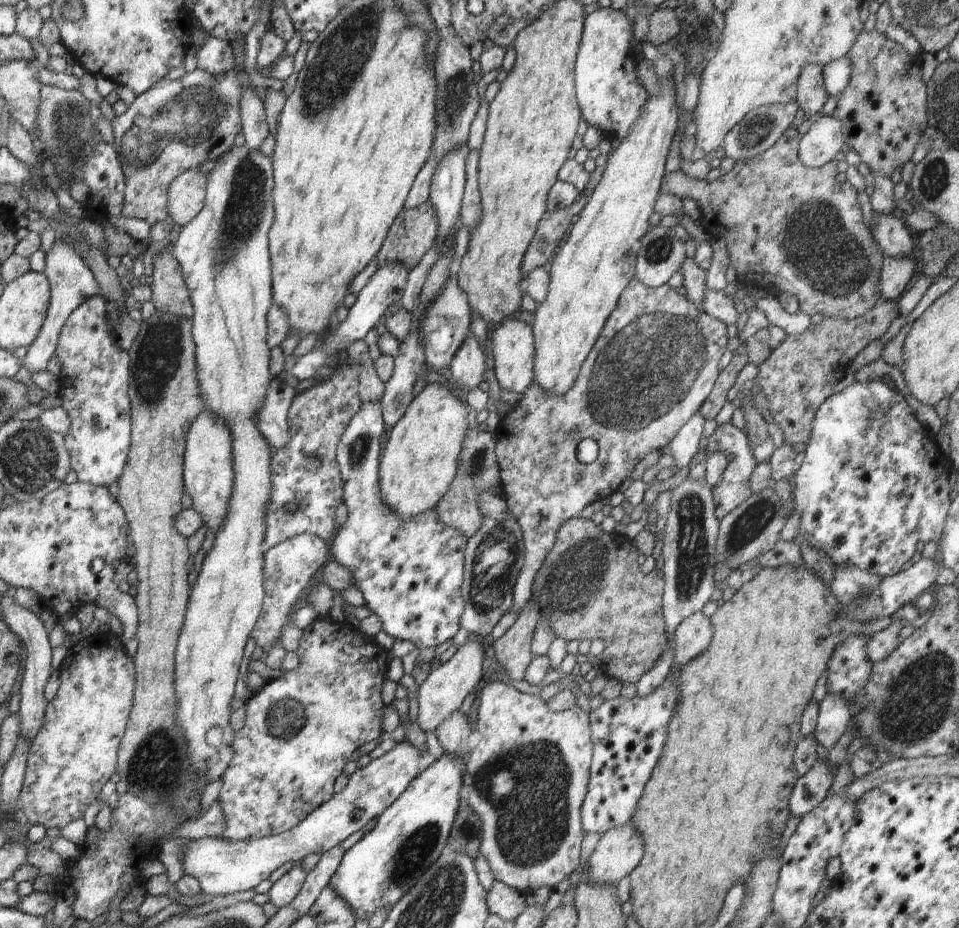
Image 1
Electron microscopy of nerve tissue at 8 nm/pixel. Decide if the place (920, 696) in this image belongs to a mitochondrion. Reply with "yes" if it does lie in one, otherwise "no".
yes

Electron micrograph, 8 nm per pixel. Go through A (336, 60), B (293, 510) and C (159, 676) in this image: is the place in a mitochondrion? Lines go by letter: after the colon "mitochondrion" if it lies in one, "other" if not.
A: mitochondrion
B: mitochondrion
C: other

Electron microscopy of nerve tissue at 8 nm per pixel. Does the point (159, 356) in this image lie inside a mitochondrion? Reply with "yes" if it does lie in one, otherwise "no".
yes

